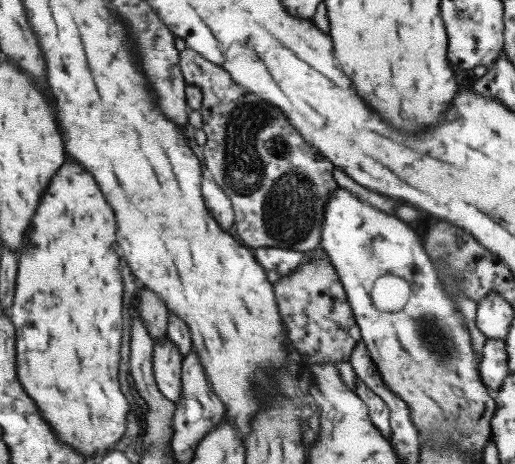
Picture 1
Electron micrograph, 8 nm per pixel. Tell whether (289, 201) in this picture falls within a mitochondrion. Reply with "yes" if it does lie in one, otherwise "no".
yes

